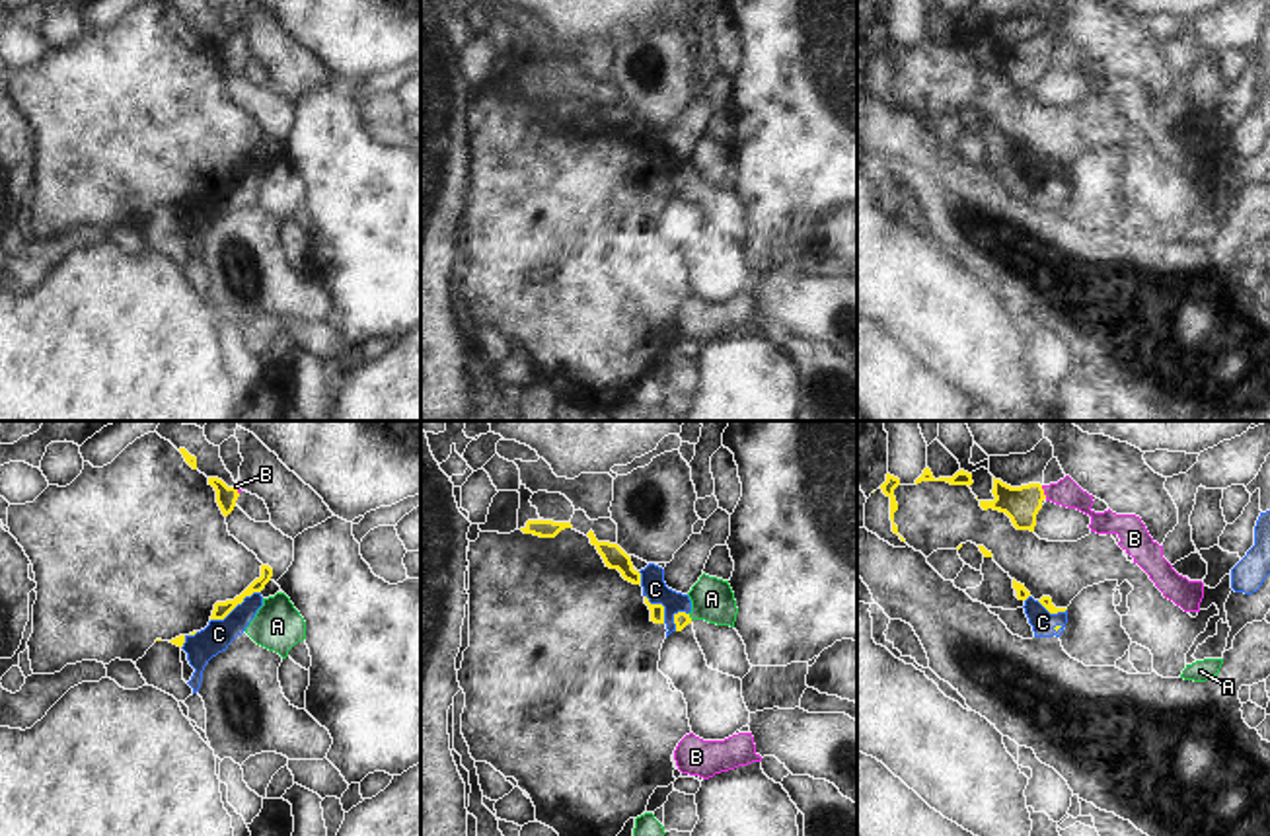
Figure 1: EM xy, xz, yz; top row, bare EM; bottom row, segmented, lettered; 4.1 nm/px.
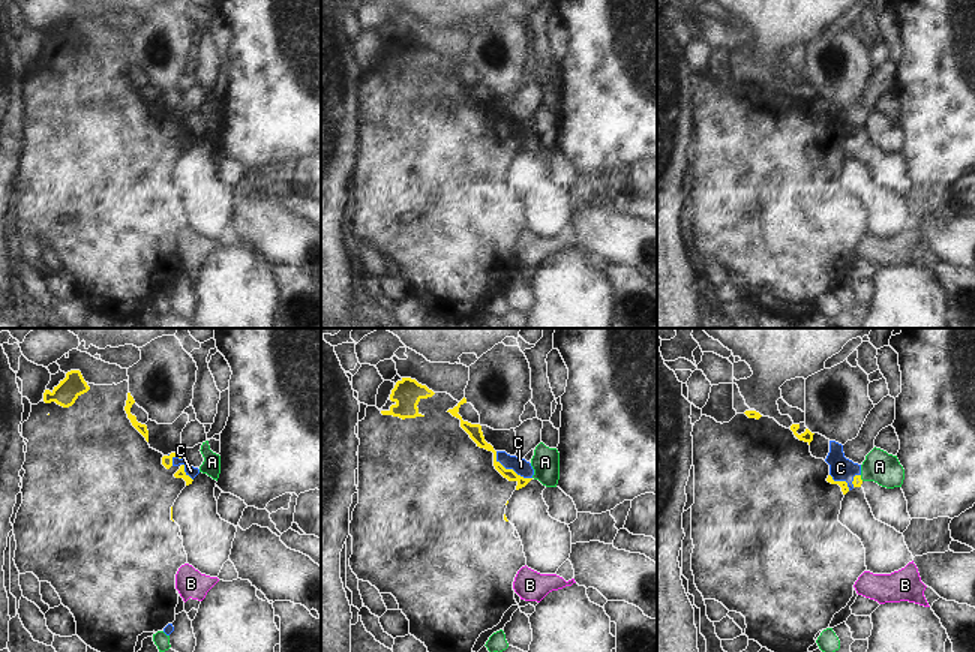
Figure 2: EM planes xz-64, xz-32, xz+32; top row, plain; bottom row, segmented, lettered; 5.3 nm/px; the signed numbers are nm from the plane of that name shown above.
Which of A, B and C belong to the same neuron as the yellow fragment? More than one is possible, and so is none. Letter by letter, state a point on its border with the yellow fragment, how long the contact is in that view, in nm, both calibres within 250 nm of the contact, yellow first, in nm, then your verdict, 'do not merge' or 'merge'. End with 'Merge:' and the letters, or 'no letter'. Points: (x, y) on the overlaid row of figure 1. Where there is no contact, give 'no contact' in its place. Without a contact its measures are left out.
A: xz (688, 616) | 30 nm | 60/180 nm | do not merge
B: yz (1043, 492) | 60 nm | 150/110 nm | do not merge
C: xy (234, 607) | 240 nm | 70/120 nm | do not merge
Merge: no letter

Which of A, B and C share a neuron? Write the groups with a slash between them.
A / B / C

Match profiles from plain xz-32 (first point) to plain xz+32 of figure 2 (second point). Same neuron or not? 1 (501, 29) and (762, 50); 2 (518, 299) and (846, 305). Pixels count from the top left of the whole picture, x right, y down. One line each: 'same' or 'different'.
1: different
2: different

